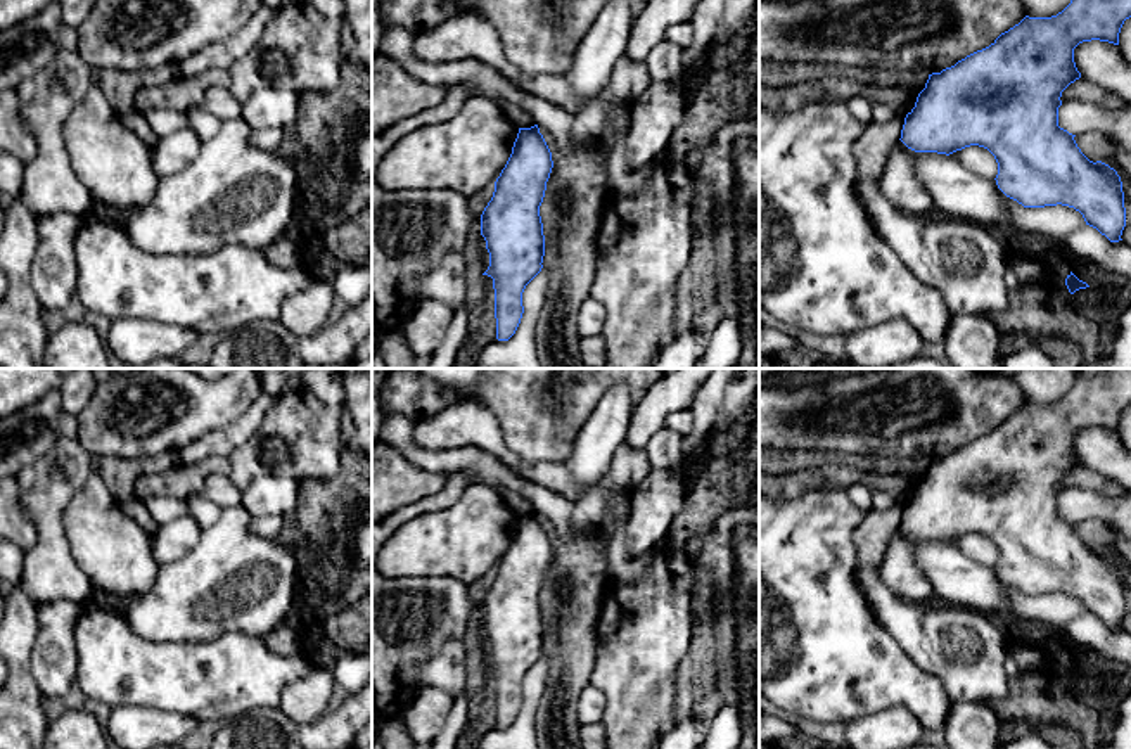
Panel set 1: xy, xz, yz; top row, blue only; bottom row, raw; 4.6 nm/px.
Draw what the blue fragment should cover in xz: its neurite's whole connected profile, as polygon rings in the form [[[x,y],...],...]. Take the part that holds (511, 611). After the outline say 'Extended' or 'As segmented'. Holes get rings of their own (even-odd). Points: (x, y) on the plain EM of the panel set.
[[[538,512],[519,515],[512,541],[481,602],[481,623],[489,640],[482,663],[493,666],[498,728],[515,721],[524,701],[522,680],[543,656],[540,593],[552,555],[552,540]]]. As segmented

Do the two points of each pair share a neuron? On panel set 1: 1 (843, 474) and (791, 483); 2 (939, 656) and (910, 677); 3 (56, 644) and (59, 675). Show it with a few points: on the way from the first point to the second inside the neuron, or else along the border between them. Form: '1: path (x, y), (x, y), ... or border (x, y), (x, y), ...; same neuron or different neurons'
1: path (830, 476), (803, 481); same neuron
2: border (894, 637), (905, 652), (941, 684), (948, 697); different neurons
3: path (56, 651), (56, 668); same neuron

